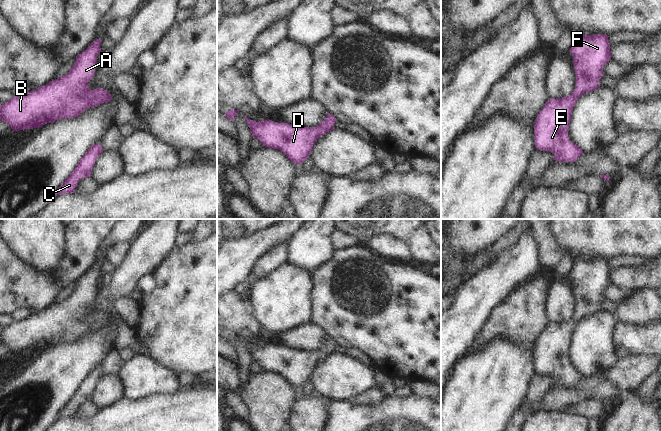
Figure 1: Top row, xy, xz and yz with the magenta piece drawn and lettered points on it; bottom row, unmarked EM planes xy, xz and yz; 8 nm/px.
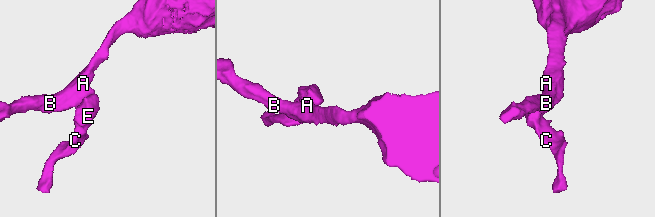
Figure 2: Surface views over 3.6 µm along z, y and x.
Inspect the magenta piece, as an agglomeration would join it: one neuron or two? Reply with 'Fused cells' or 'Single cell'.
Single cell

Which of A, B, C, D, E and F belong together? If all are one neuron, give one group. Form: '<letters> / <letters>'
A B C D E F

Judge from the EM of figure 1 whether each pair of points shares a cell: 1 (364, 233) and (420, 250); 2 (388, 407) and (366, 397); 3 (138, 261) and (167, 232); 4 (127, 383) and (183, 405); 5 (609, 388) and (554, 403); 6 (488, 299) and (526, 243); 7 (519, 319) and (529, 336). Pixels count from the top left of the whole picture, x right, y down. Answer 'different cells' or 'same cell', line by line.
1: same cell
2: different cells
3: same cell
4: different cells
5: same cell
6: same cell
7: same cell

